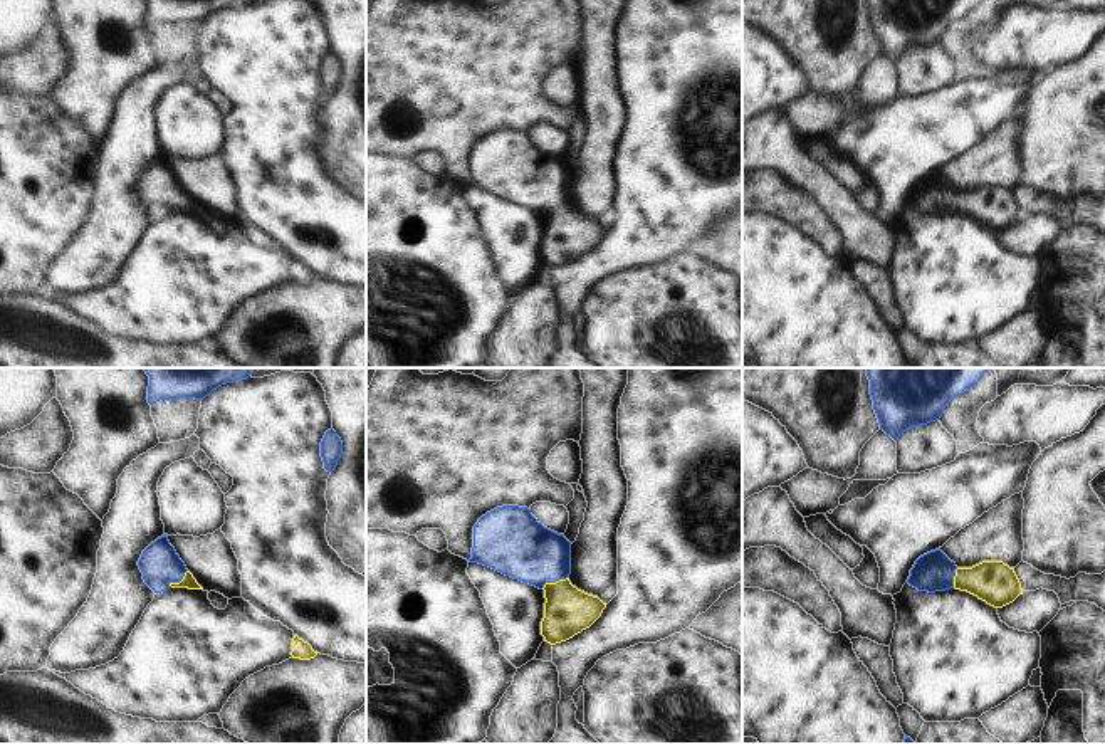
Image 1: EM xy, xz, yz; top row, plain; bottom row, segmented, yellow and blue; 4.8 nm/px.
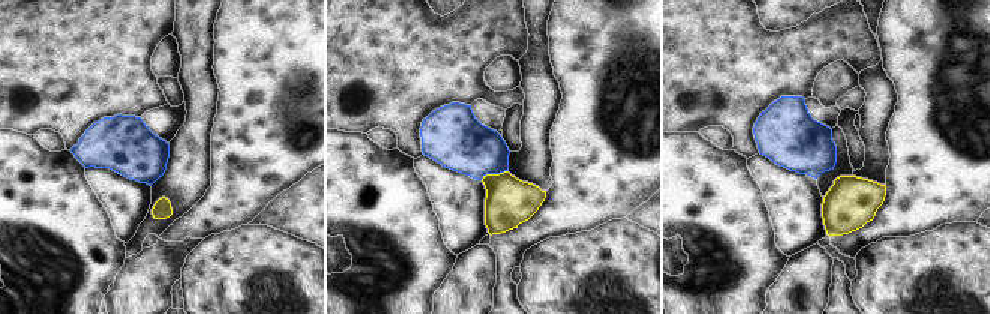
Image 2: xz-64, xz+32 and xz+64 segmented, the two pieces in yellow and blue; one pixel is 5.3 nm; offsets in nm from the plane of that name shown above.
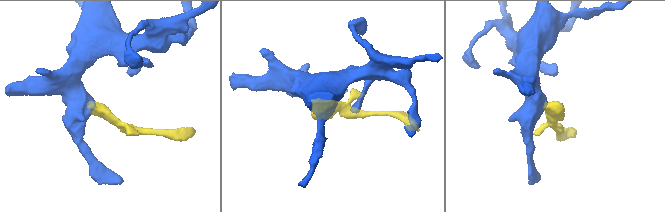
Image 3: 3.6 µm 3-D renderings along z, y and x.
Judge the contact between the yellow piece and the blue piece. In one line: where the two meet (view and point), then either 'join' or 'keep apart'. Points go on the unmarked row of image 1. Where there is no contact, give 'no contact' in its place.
xz (556, 205) | join

